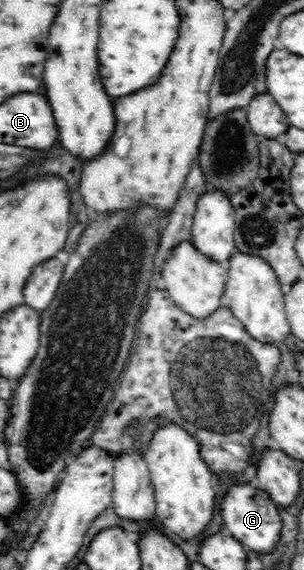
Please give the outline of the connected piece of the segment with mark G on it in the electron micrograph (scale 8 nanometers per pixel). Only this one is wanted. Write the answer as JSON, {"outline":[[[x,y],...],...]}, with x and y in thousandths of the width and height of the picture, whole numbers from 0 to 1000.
{"outline":[[[839,847],[766,849],[724,881],[724,904],[737,932],[757,935],[826,967],[882,970],[924,942],[928,909],[891,872]]]}

